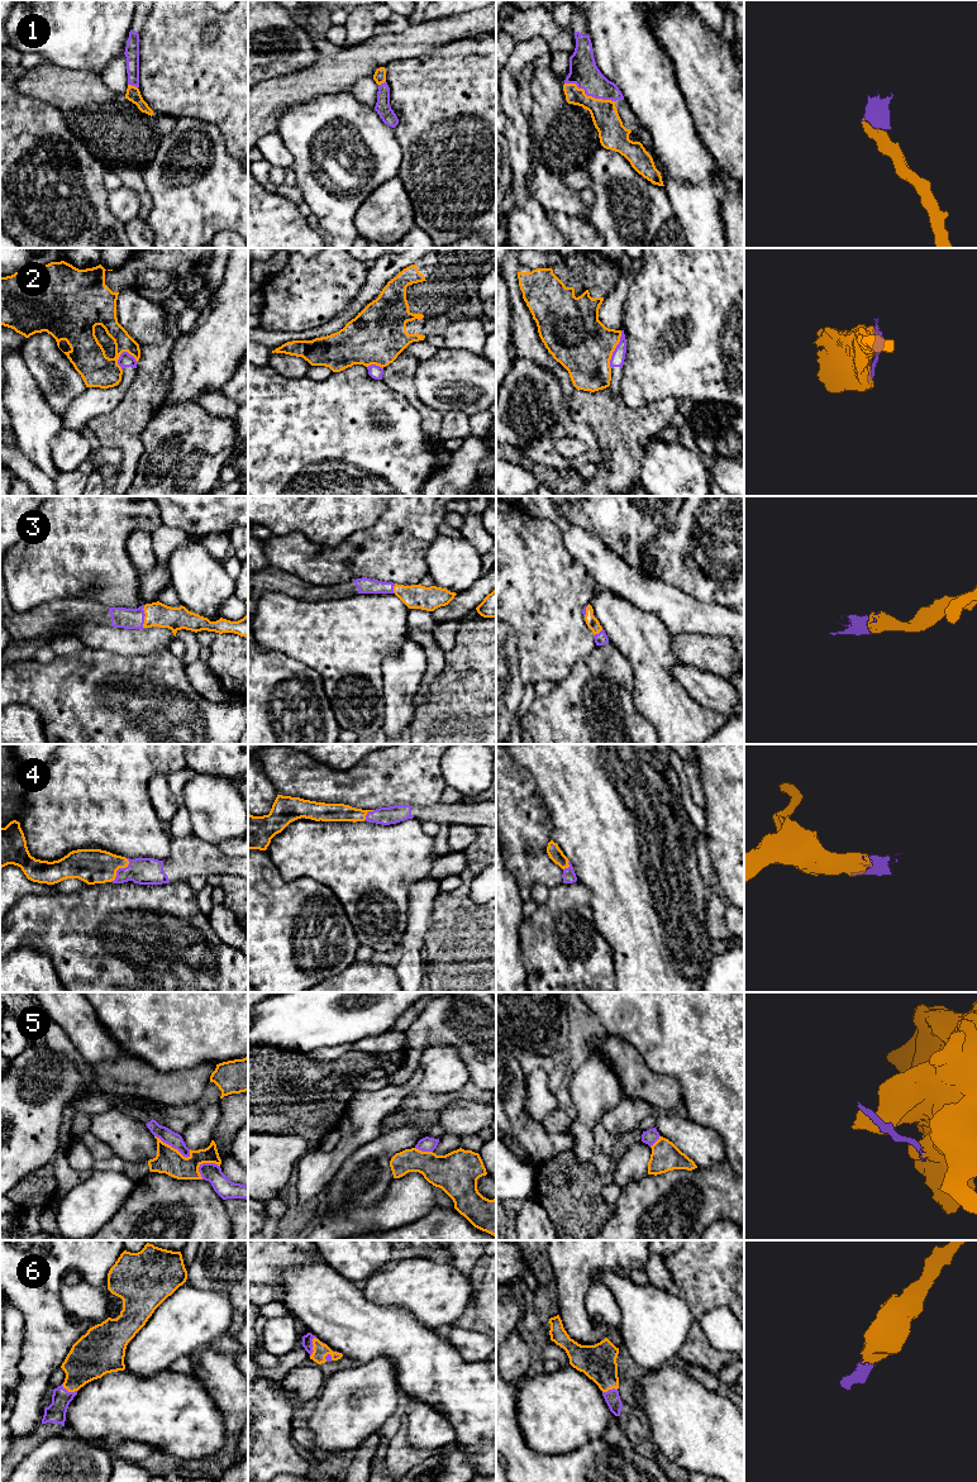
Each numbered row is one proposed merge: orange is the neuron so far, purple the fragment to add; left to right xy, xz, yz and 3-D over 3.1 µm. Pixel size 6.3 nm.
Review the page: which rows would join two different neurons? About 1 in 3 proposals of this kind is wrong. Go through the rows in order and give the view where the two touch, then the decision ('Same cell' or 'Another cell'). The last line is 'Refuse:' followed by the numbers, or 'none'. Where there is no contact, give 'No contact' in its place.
1: Touches orange in yz. Same cell
2: Touches orange in yz. Another cell
3: Touches orange in xy. Same cell
4: Touches orange in xy. Same cell
5: Touches orange in xy. Another cell
6: Touches orange in xz. Same cell
Refuse: 2, 5

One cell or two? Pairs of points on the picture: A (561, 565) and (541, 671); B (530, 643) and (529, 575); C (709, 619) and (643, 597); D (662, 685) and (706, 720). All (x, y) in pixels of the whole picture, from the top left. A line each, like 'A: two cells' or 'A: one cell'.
A: one cell
B: one cell
C: one cell
D: one cell

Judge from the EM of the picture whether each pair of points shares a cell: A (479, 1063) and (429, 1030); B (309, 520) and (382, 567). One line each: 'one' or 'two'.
A: one
B: two

